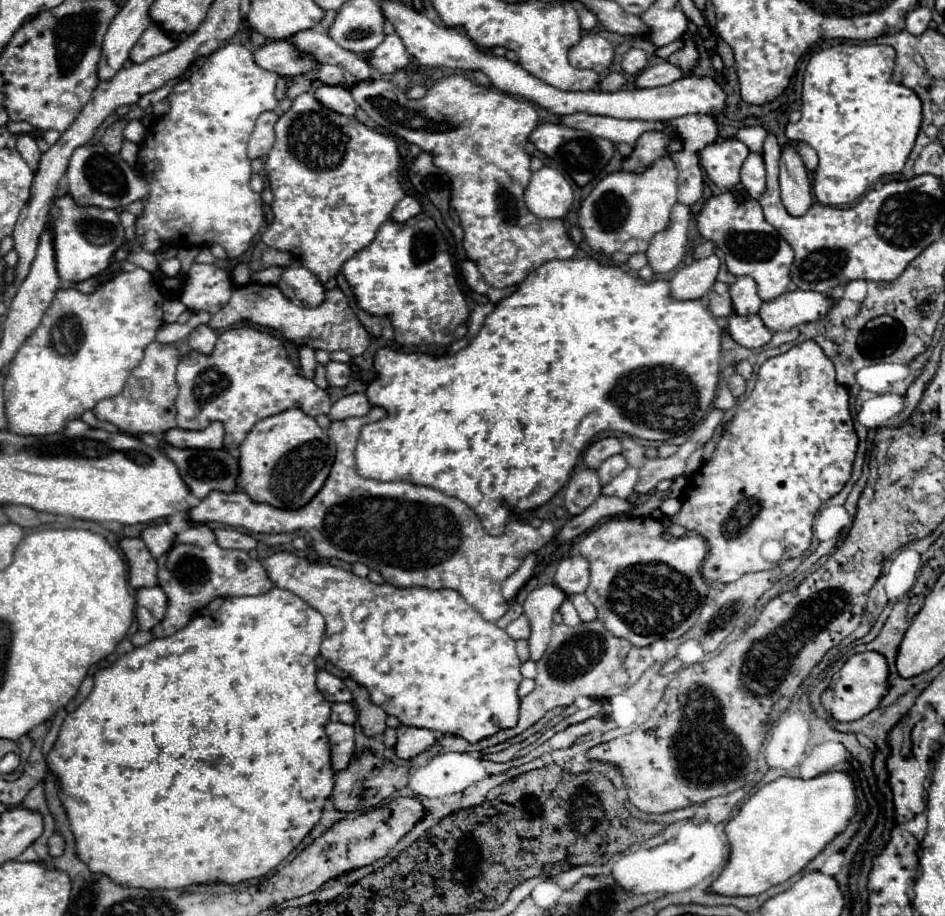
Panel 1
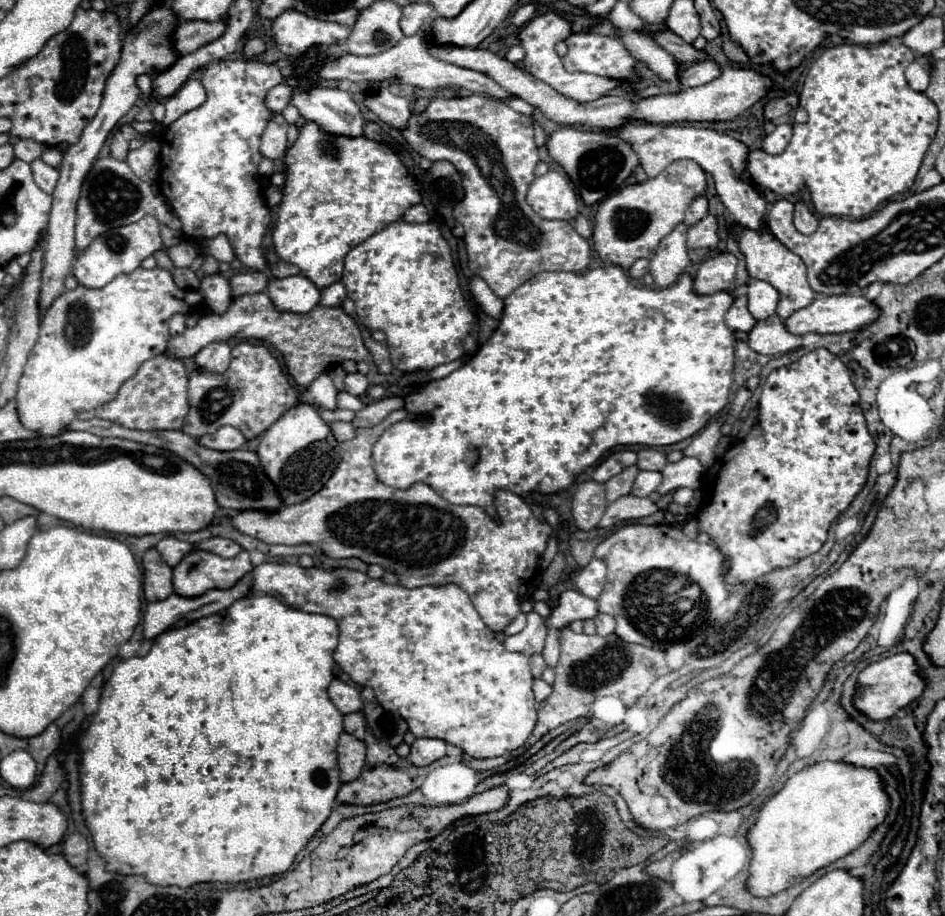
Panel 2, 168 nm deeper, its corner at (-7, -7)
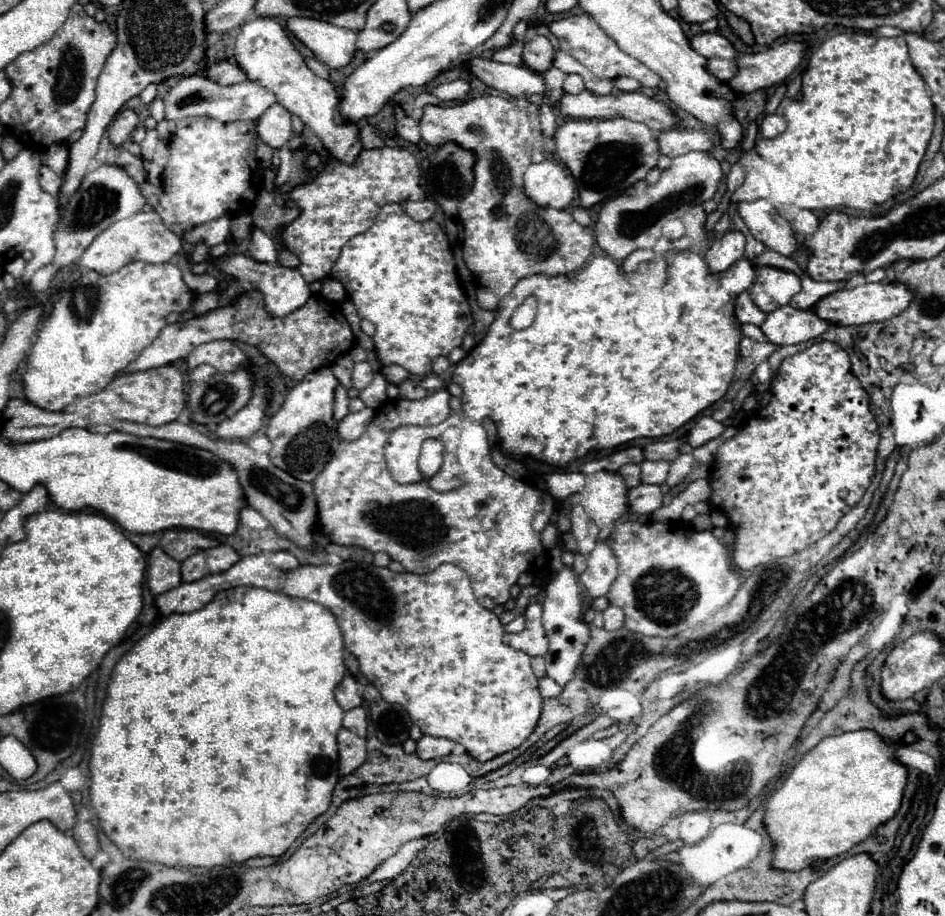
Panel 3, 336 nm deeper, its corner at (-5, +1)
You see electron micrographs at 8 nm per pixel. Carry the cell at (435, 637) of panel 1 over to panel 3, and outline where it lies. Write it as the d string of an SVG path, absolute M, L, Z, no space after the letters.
M244 556L226 572L210 574L198 582L180 584L178 588L156 596L156 606L160 616L194 612L206 606L218 590L242 584L306 598L332 610L338 618L336 622L342 630L346 650L358 658L360 670L378 688L382 698L390 704L400 704L424 734L454 740L480 762L488 762L494 756L518 748L536 728L542 712L542 696L538 692L538 678L530 668L530 656L506 644L502 646L500 618L476 600L468 574L454 564L440 564L434 572L422 576L392 572L388 568L378 568L364 562L342 562L340 566L300 566L292 572L282 572L270 566L264 556Z

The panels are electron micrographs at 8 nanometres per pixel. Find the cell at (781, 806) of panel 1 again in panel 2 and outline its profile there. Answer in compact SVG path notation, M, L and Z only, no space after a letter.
M818 762L806 770L796 772L780 792L776 792L758 812L754 826L748 830L746 840L752 848L750 876L746 880L746 890L752 896L774 896L788 890L800 880L808 878L816 870L832 864L834 860L850 854L858 848L870 832L884 822L888 812L888 796L880 784L876 770L854 768L844 762Z

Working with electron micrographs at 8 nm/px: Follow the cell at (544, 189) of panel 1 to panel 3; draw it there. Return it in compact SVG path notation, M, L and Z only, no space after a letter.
M552 160L530 164L524 174L524 192L532 202L544 208L564 210L574 200L576 182L570 172Z

